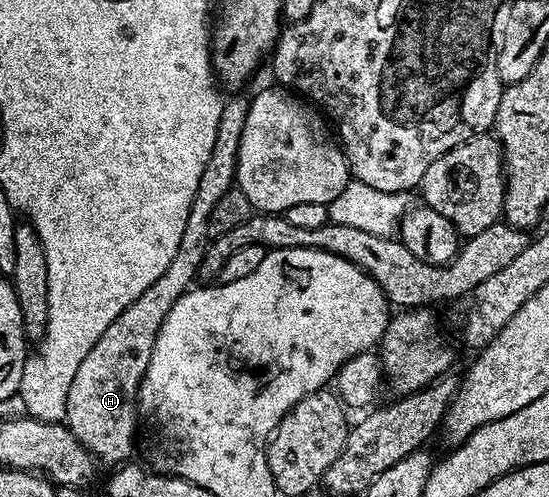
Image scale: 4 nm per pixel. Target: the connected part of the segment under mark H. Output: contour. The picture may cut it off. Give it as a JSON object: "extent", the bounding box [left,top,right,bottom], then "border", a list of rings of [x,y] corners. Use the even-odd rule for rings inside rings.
{"extent":[63,98,249,468],"border":[[[232,98],[224,102],[222,116],[218,120],[218,132],[214,136],[214,148],[210,148],[210,160],[202,168],[202,176],[198,179],[198,192],[194,192],[194,204],[190,204],[190,216],[186,220],[186,228],[182,232],[182,244],[178,244],[178,252],[174,252],[174,260],[170,260],[170,268],[150,284],[138,296],[138,300],[131,302],[98,336],[94,348],[86,352],[86,360],[78,367],[78,372],[74,372],[74,381],[70,383],[68,393],[68,403],[66,404],[66,416],[63,421],[66,423],[72,435],[81,442],[92,455],[97,463],[105,462],[108,468],[116,468],[127,463],[128,449],[132,446],[132,429],[136,426],[138,419],[138,372],[143,372],[150,362],[150,352],[154,352],[154,344],[170,308],[178,299],[193,285],[192,281],[197,281],[200,273],[206,243],[209,241],[208,217],[214,210],[214,204],[226,196],[226,192],[233,189],[236,181],[236,156],[240,147],[241,134],[244,131],[246,122],[246,112],[248,111],[249,99]]]}

